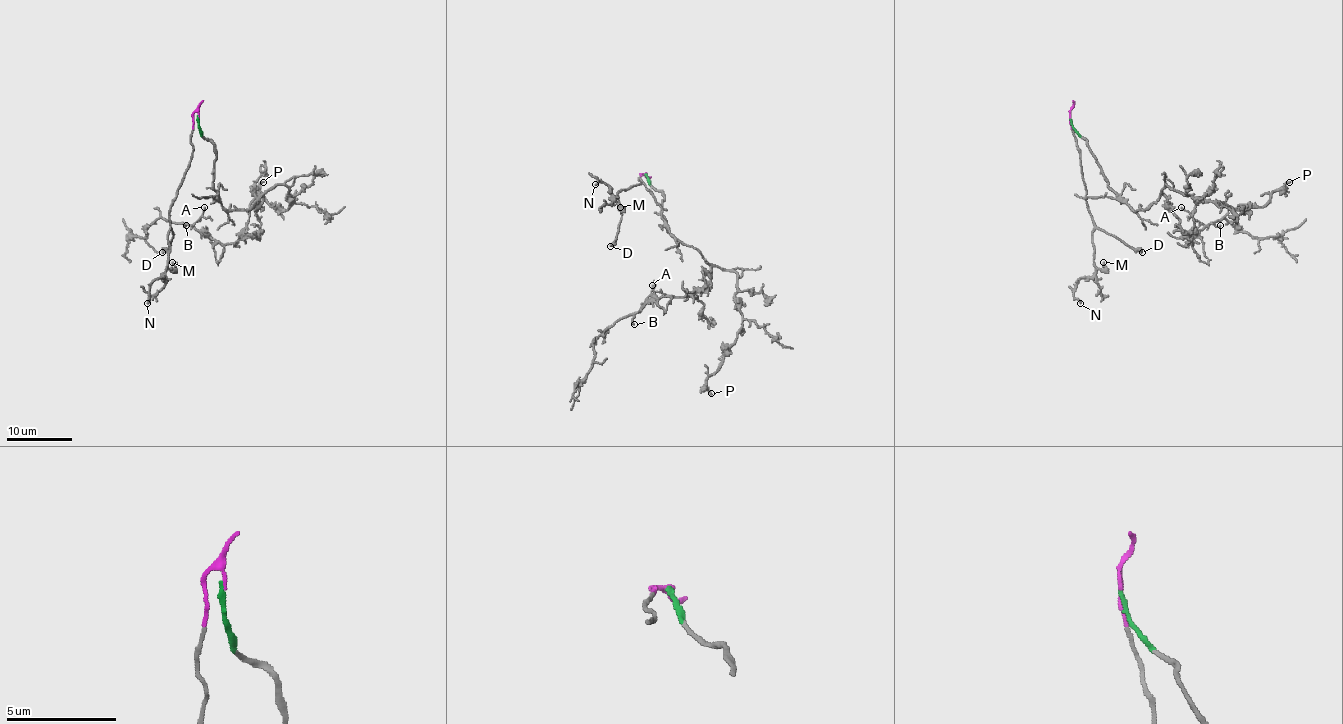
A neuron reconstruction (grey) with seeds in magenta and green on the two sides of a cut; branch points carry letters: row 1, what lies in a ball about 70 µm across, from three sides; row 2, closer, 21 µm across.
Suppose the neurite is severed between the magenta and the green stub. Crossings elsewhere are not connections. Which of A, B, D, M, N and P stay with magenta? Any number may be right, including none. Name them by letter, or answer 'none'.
D, M, N

